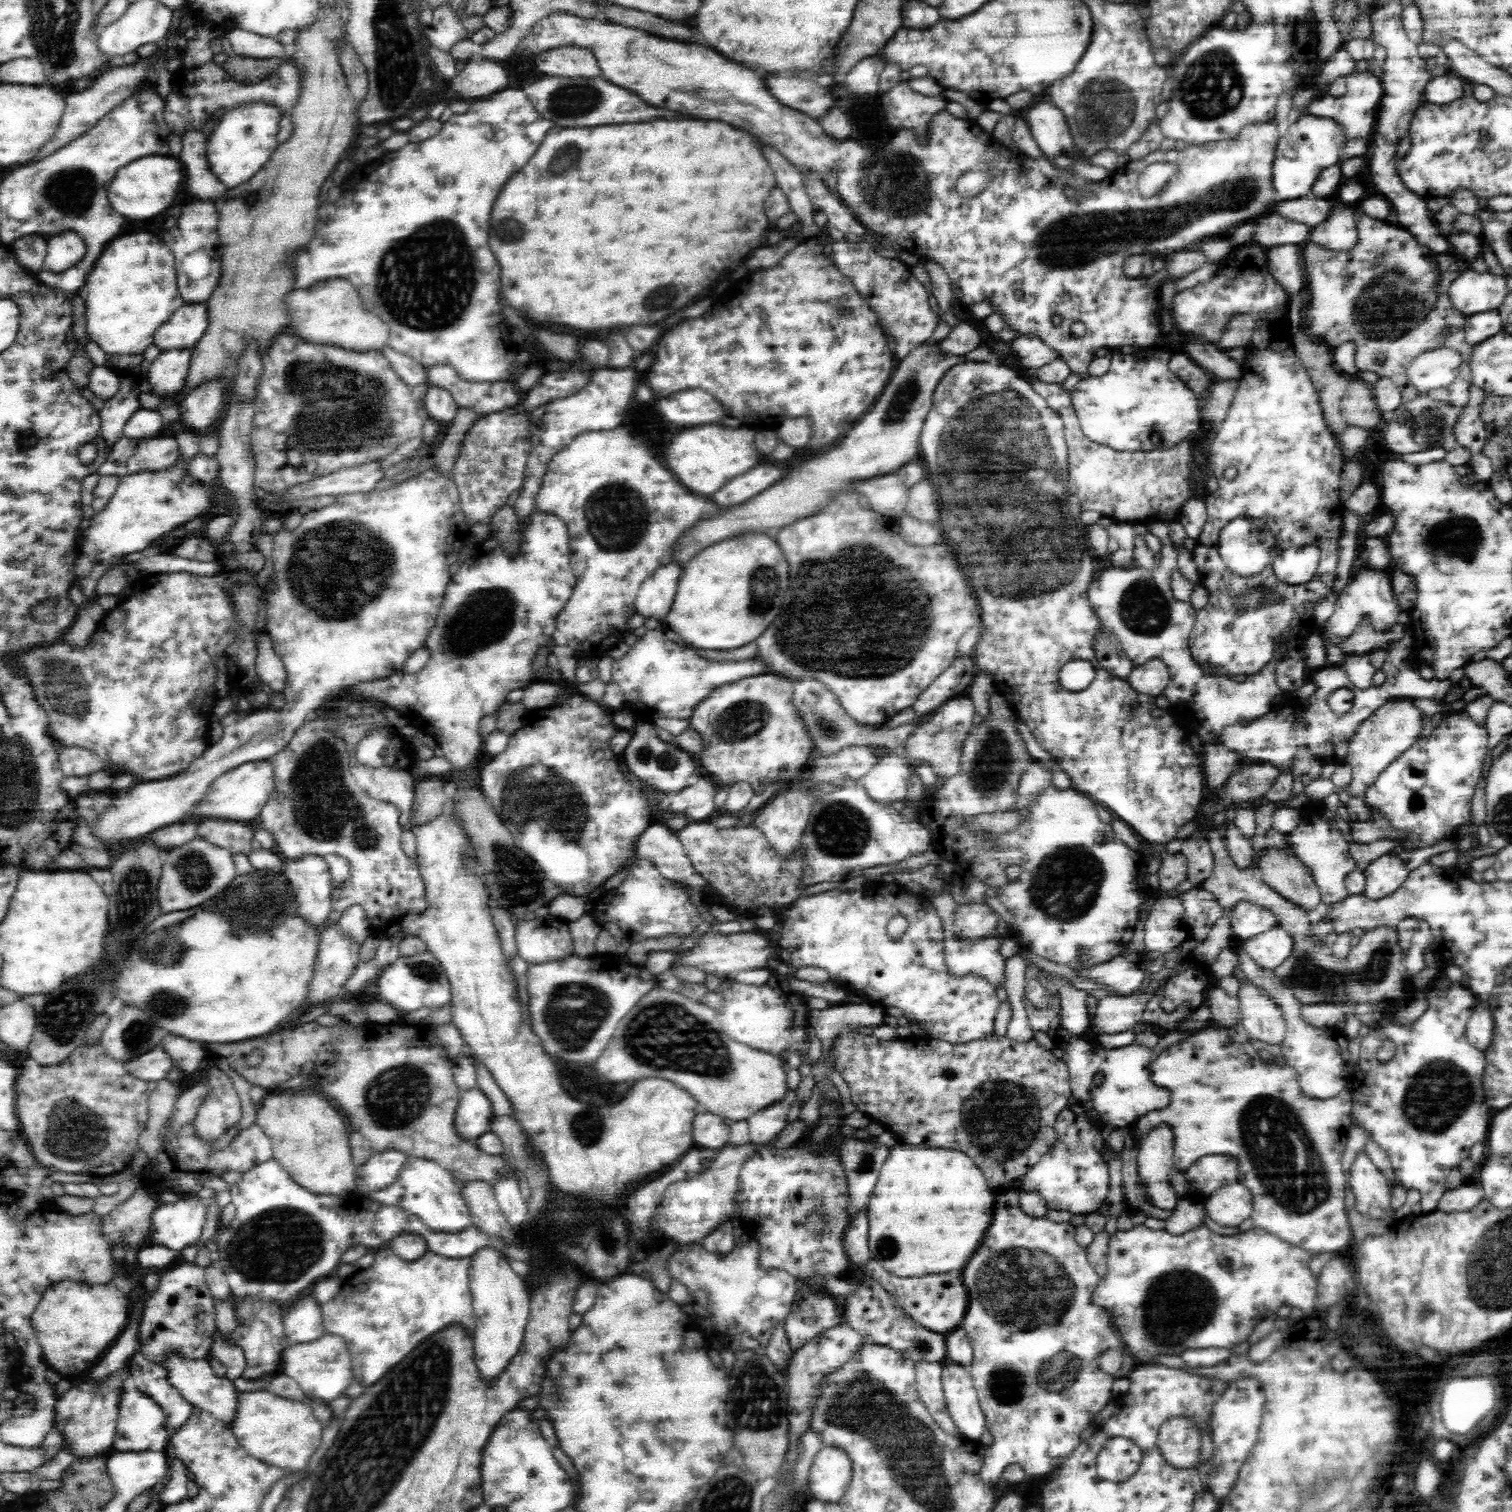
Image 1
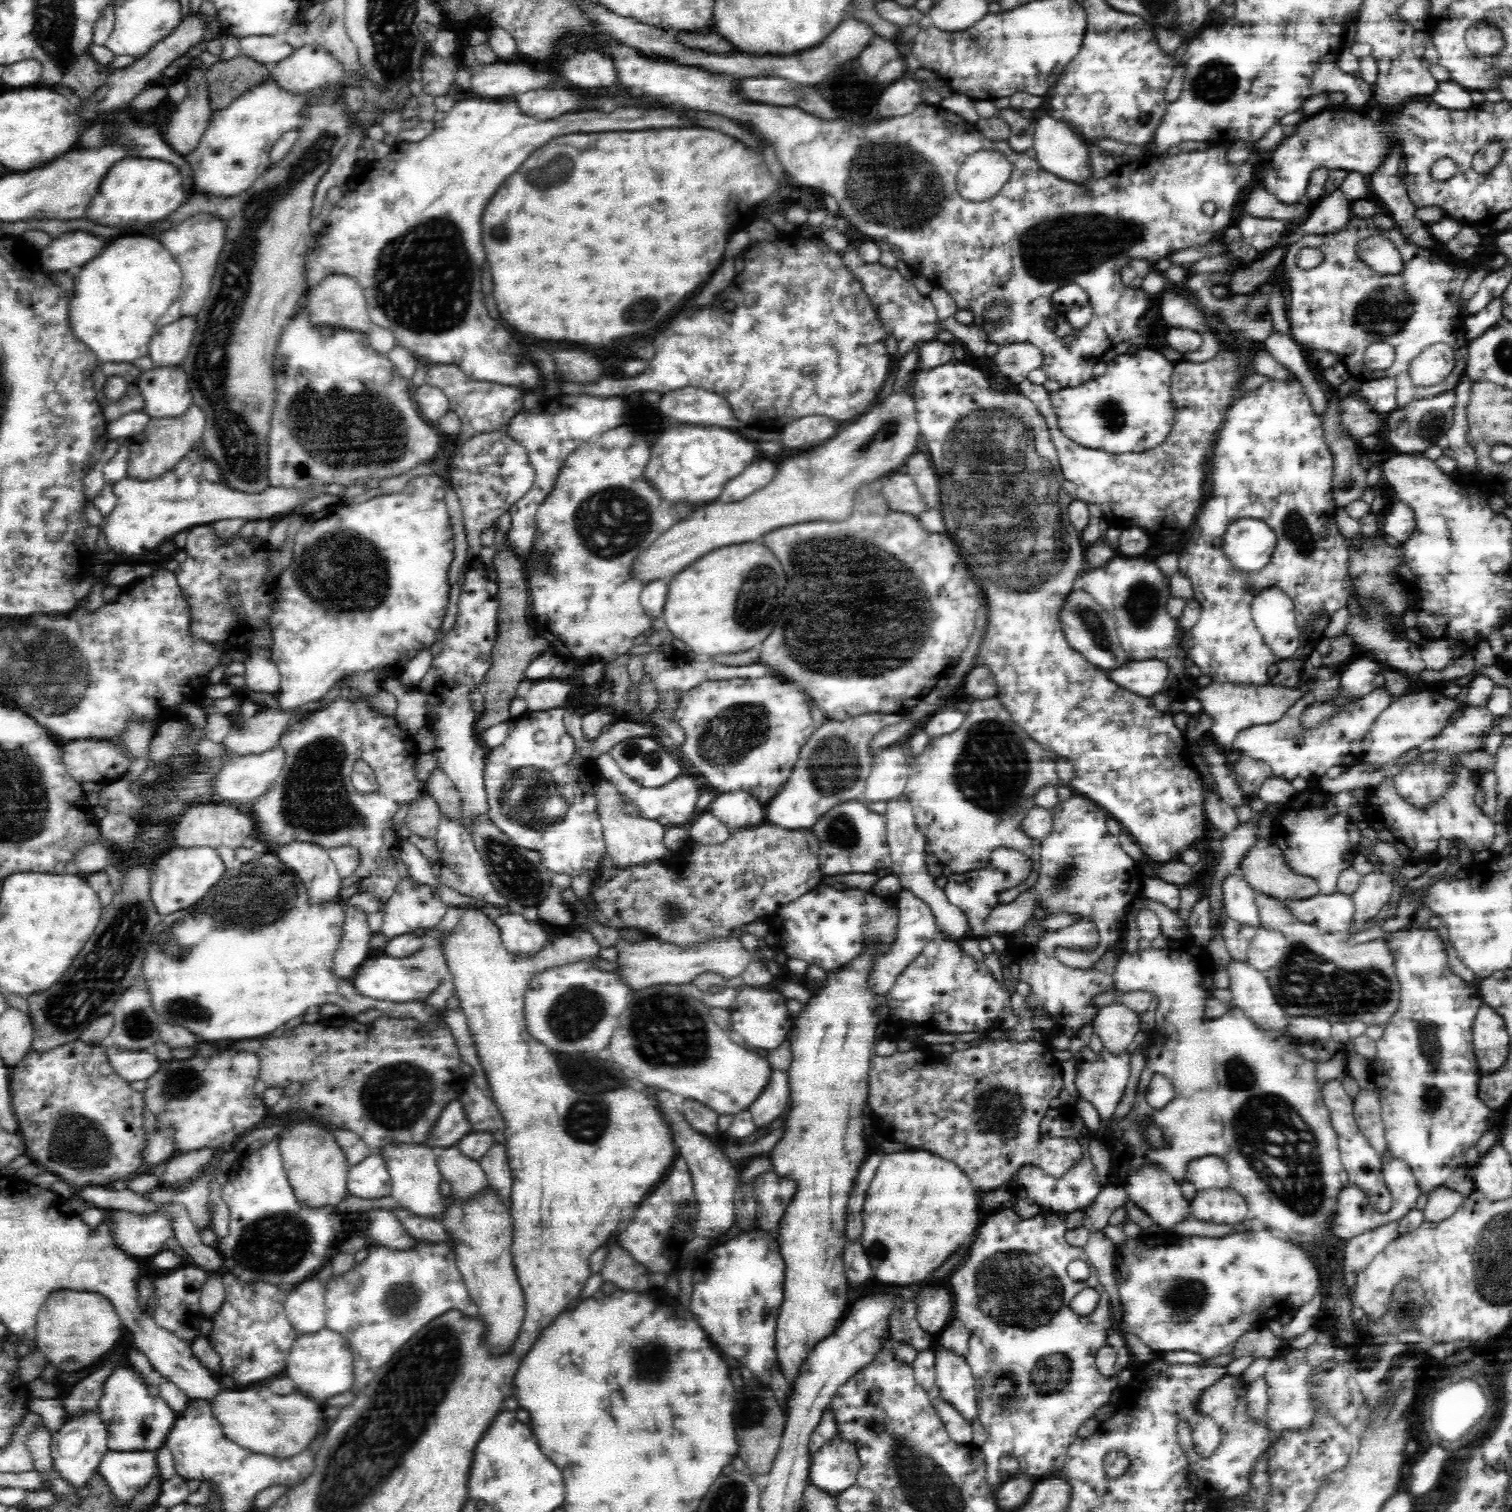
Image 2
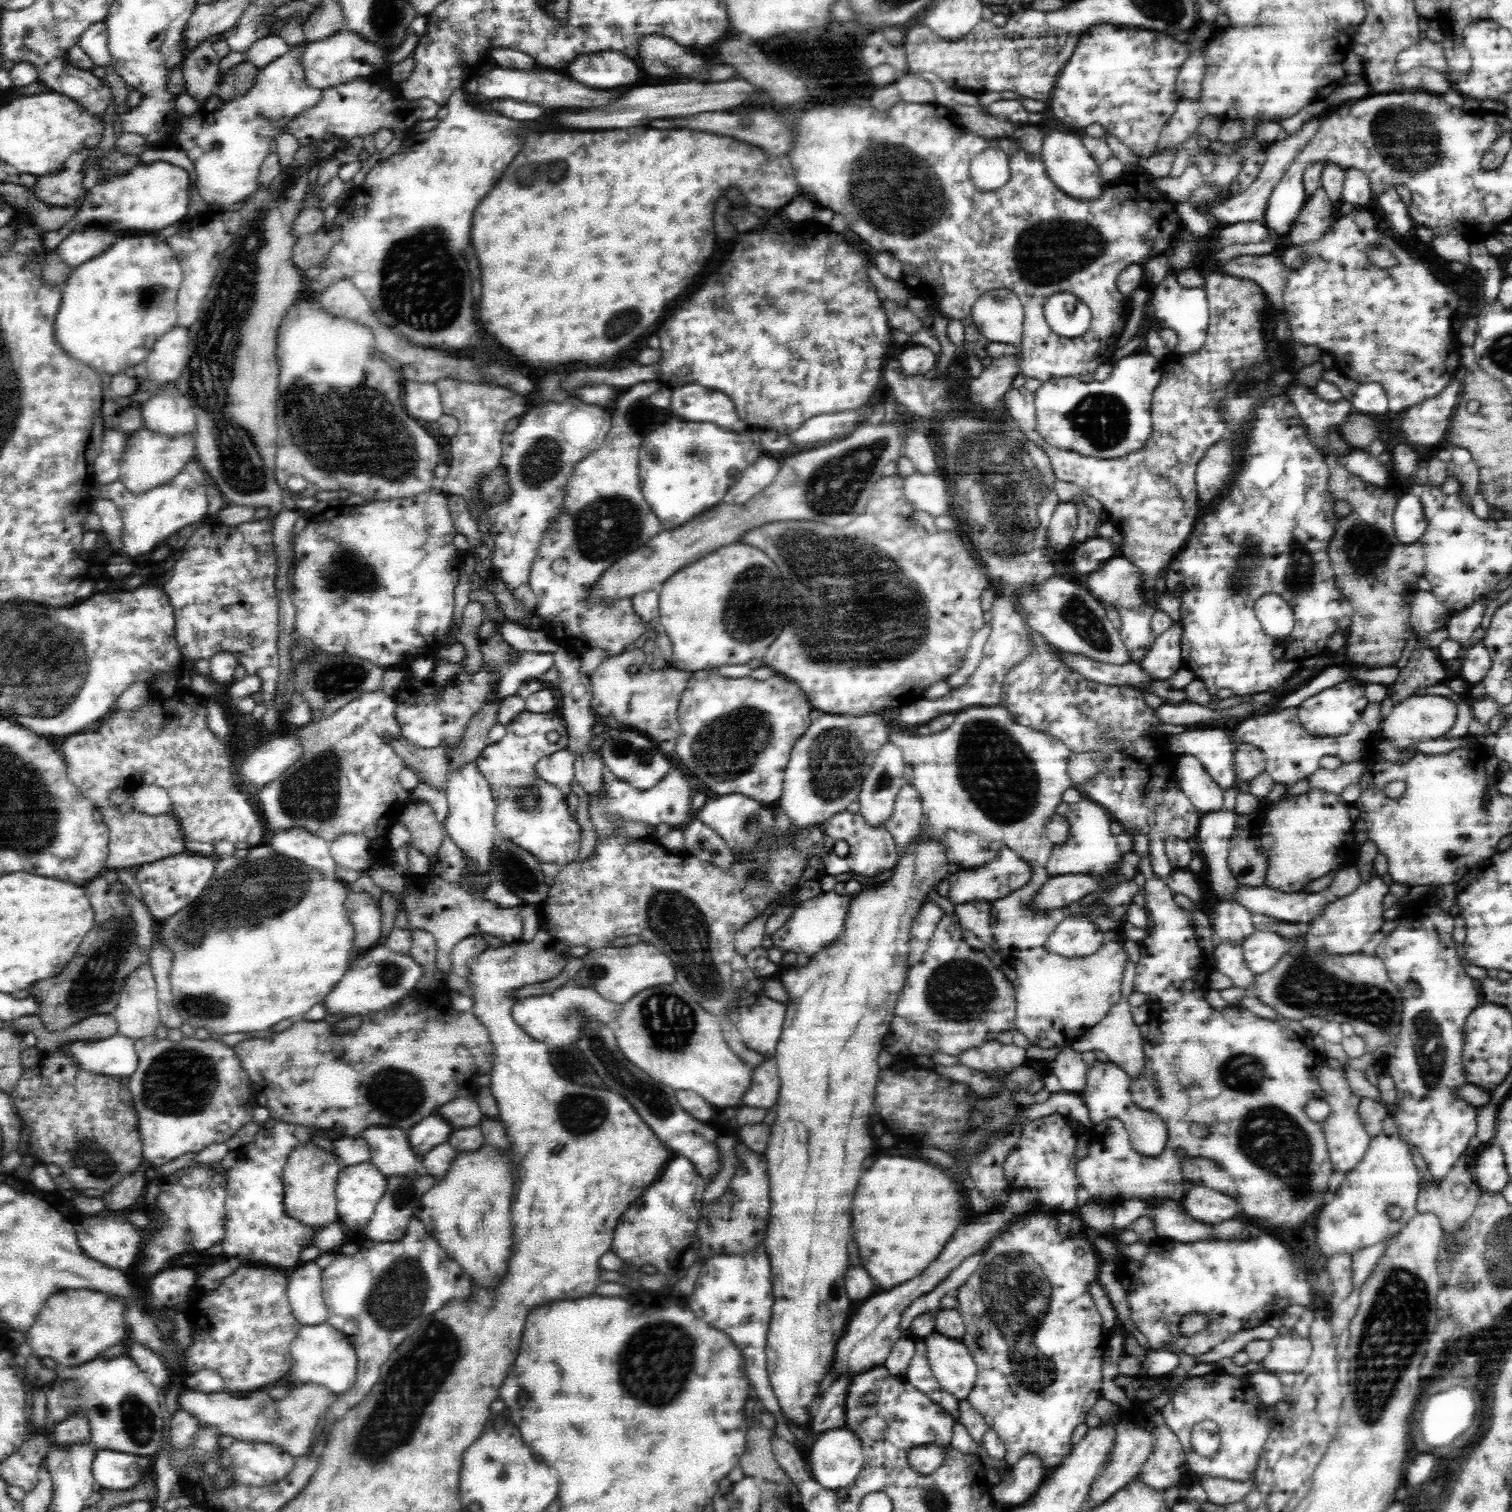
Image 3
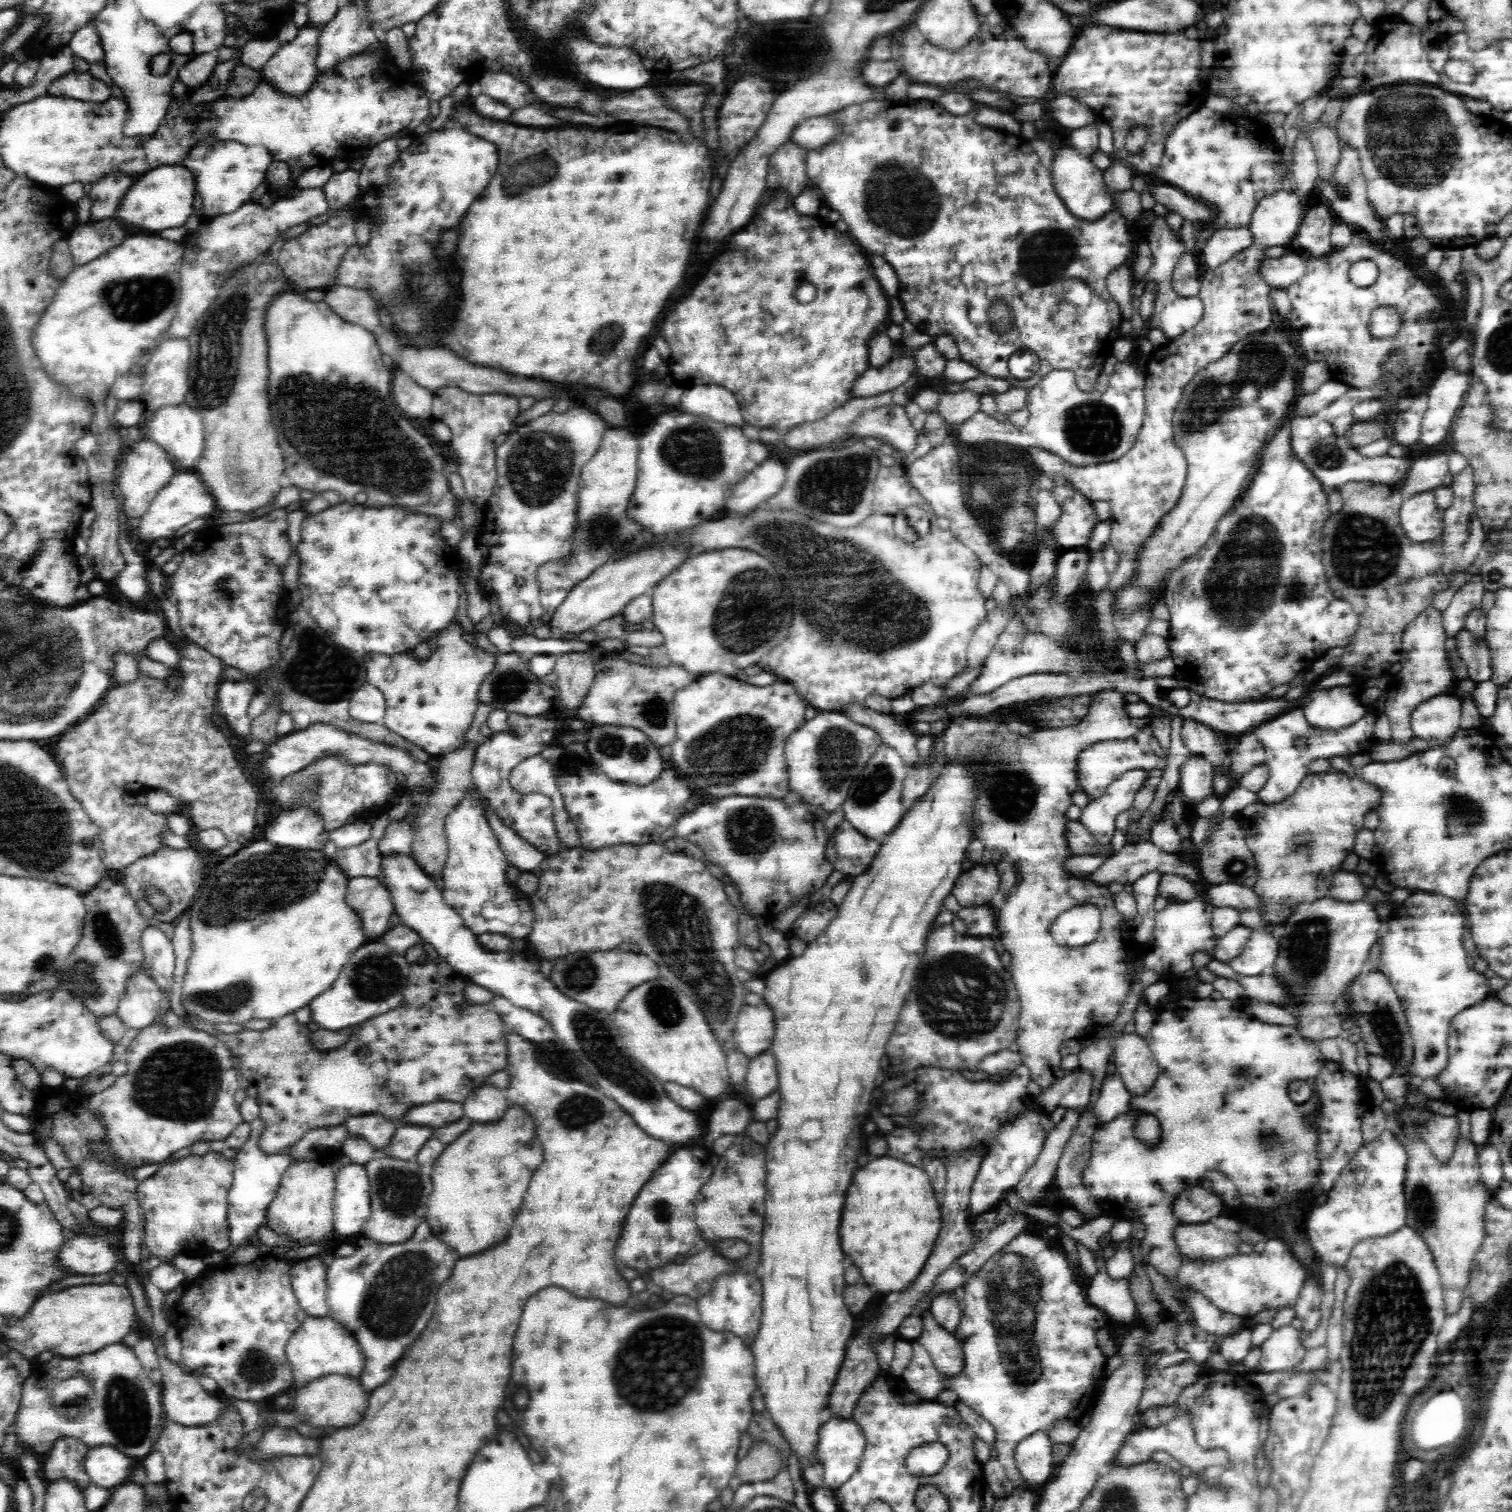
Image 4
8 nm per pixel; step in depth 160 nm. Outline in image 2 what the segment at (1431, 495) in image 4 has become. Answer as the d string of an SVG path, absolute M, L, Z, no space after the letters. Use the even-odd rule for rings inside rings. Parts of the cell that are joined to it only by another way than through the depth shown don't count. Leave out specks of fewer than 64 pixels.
M1405 502L1389 504L1383 520L1382 534L1396 540L1396 544L1405 543L1415 529L1414 511Z

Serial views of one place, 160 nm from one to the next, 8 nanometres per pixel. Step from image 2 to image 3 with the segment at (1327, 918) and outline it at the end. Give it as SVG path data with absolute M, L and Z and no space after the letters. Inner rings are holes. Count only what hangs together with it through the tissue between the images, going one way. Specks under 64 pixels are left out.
M1239 885L1232 901L1248 909L1250 914L1262 914L1287 923L1310 922L1320 910L1326 908L1326 900L1320 893L1284 893L1264 886Z

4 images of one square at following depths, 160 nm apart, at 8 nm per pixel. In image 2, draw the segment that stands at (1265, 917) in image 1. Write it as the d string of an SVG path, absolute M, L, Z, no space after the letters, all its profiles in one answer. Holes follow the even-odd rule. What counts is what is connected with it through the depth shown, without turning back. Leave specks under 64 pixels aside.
M1228 874L1224 876L1220 887L1222 887L1222 908L1225 914L1240 924L1259 929L1255 891L1250 885L1236 874Z

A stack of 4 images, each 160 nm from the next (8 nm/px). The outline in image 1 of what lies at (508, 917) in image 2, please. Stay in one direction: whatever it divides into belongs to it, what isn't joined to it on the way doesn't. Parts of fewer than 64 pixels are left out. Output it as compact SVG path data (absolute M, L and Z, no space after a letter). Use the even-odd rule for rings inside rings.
M550 914L544 918L514 918L518 955L530 965L562 961L573 954L570 926L568 922Z

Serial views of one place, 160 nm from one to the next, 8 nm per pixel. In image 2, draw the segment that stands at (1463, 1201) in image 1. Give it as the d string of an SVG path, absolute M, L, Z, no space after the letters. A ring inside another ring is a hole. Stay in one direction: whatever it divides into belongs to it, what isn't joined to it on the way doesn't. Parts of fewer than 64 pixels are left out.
M1442 1185L1438 1189L1433 1189L1433 1192L1428 1196L1428 1203L1422 1209L1424 1224L1437 1224L1446 1220L1454 1214L1454 1211L1461 1206L1462 1195L1448 1189L1446 1185Z

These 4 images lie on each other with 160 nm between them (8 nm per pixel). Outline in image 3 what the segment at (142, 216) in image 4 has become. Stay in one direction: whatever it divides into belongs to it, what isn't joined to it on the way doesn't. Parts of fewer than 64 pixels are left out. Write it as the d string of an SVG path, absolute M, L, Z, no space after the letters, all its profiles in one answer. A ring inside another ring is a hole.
M158 160L152 164L140 164L136 166L132 172L128 172L126 176L120 178L112 178L108 182L97 183L84 198L84 203L78 212L72 216L72 219L62 228L55 232L43 234L43 245L48 252L56 250L57 246L65 240L70 234L83 232L84 230L110 230L118 236L122 236L126 230L162 230L166 226L176 224L178 220L182 220L188 212L188 202L190 198L188 191L190 181L188 180L188 172L180 166L172 166L168 162Z

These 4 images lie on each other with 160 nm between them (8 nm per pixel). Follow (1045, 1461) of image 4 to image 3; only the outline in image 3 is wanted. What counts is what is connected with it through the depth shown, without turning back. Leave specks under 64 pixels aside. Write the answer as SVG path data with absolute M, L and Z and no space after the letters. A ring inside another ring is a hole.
M1026 1453L1014 1464L1005 1478L991 1486L995 1502L1007 1509L1025 1503L1045 1479L1046 1468L1037 1454Z

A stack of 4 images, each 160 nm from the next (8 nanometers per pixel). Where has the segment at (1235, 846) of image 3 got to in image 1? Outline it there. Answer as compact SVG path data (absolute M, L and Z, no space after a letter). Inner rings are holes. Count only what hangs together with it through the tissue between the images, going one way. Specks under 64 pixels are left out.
M1268 845L1263 850L1256 866L1262 882L1301 909L1316 909L1321 896L1308 867L1282 848Z

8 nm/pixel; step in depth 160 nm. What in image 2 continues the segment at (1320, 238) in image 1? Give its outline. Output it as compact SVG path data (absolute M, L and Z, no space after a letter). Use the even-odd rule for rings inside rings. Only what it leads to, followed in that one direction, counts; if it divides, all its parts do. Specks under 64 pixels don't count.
M1341 187L1324 196L1321 203L1312 205L1311 214L1299 225L1293 225L1285 235L1289 244L1296 243L1305 235L1334 235L1340 233L1350 221L1351 206Z

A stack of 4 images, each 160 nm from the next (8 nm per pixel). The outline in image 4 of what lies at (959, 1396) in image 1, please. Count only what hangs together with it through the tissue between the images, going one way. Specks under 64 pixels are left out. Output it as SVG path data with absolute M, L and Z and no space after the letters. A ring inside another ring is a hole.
M922 1308L918 1315L922 1319L922 1332L916 1340L929 1352L934 1366L943 1377L952 1380L960 1376L965 1368L961 1343L939 1325L930 1308Z

